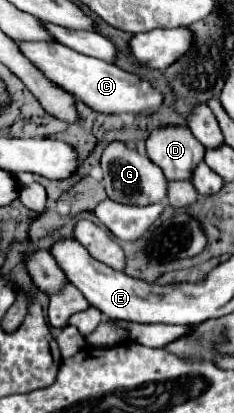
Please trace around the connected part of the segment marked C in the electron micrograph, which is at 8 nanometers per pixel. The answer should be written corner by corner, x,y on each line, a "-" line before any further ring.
16,40
16,46
50,82
68,90
76,100
88,104
90,108
98,112
106,112
106,114
146,112
150,114
150,112
156,112
162,102
160,94
146,80
140,80
138,76
128,74
110,62
96,60
92,56
74,52
72,48
66,48
58,42
20,42

